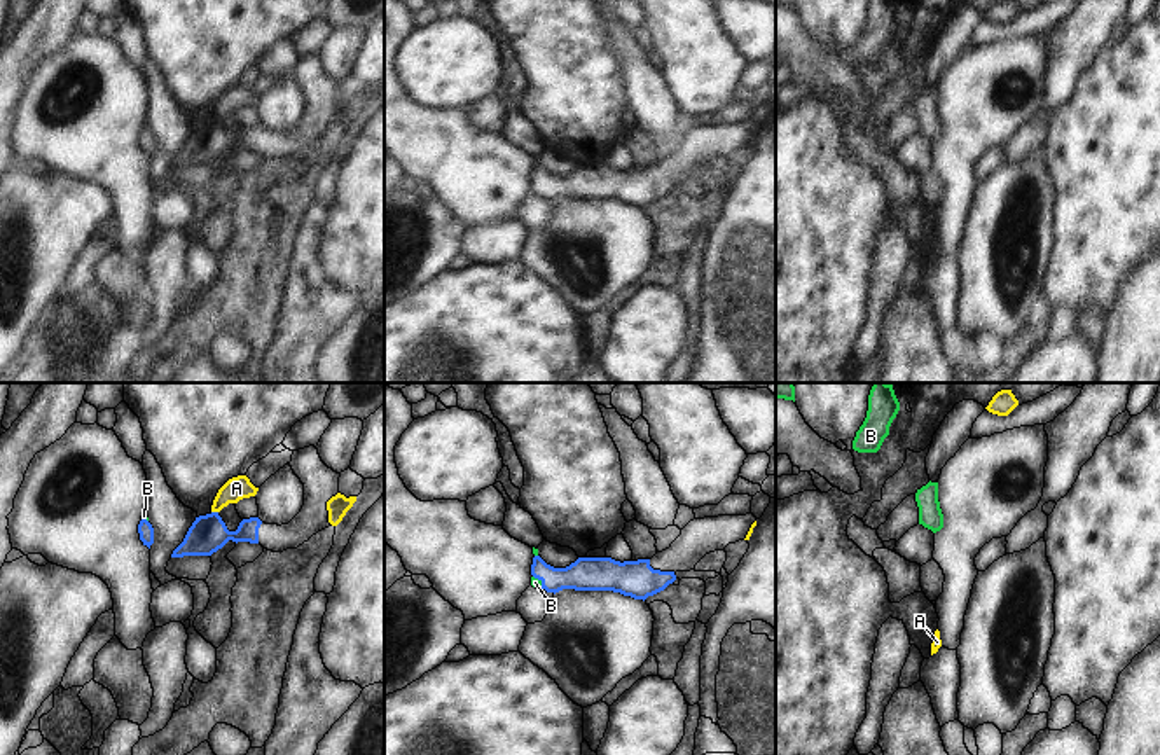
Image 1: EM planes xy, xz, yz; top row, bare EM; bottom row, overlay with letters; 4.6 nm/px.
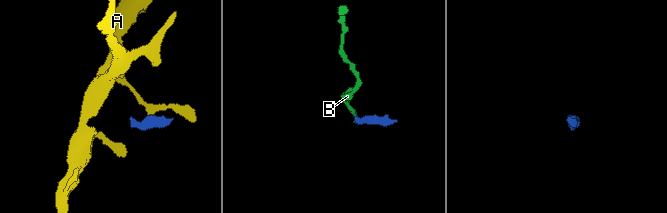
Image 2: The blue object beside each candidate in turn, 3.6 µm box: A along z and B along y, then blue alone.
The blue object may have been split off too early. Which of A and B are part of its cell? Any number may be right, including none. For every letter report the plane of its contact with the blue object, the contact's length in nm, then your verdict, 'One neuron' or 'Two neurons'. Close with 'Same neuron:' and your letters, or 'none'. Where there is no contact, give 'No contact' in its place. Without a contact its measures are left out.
A: Touches blue in xy. Shared border 30 nm. Two neurons
B: Touches blue in xz. Shared border 80 nm. One neuron
Same neuron: B.

